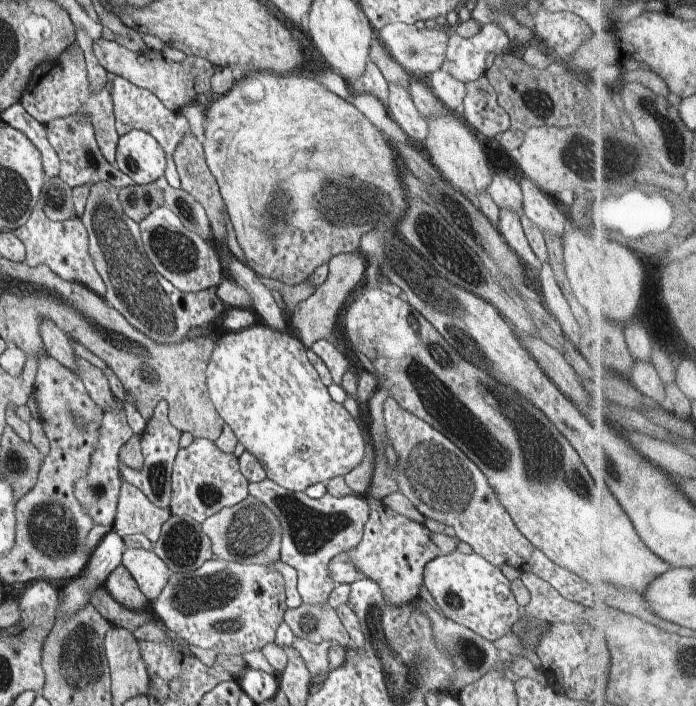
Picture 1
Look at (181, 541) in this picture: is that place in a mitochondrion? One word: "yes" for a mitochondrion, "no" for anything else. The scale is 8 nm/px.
yes

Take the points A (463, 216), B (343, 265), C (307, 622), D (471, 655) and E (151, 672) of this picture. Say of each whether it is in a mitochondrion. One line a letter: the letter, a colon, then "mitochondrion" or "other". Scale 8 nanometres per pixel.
A: mitochondrion
B: other
C: mitochondrion
D: mitochondrion
E: other

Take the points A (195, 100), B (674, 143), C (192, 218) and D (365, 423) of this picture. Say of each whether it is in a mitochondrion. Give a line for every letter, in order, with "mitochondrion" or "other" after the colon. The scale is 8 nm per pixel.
A: other
B: mitochondrion
C: mitochondrion
D: other

